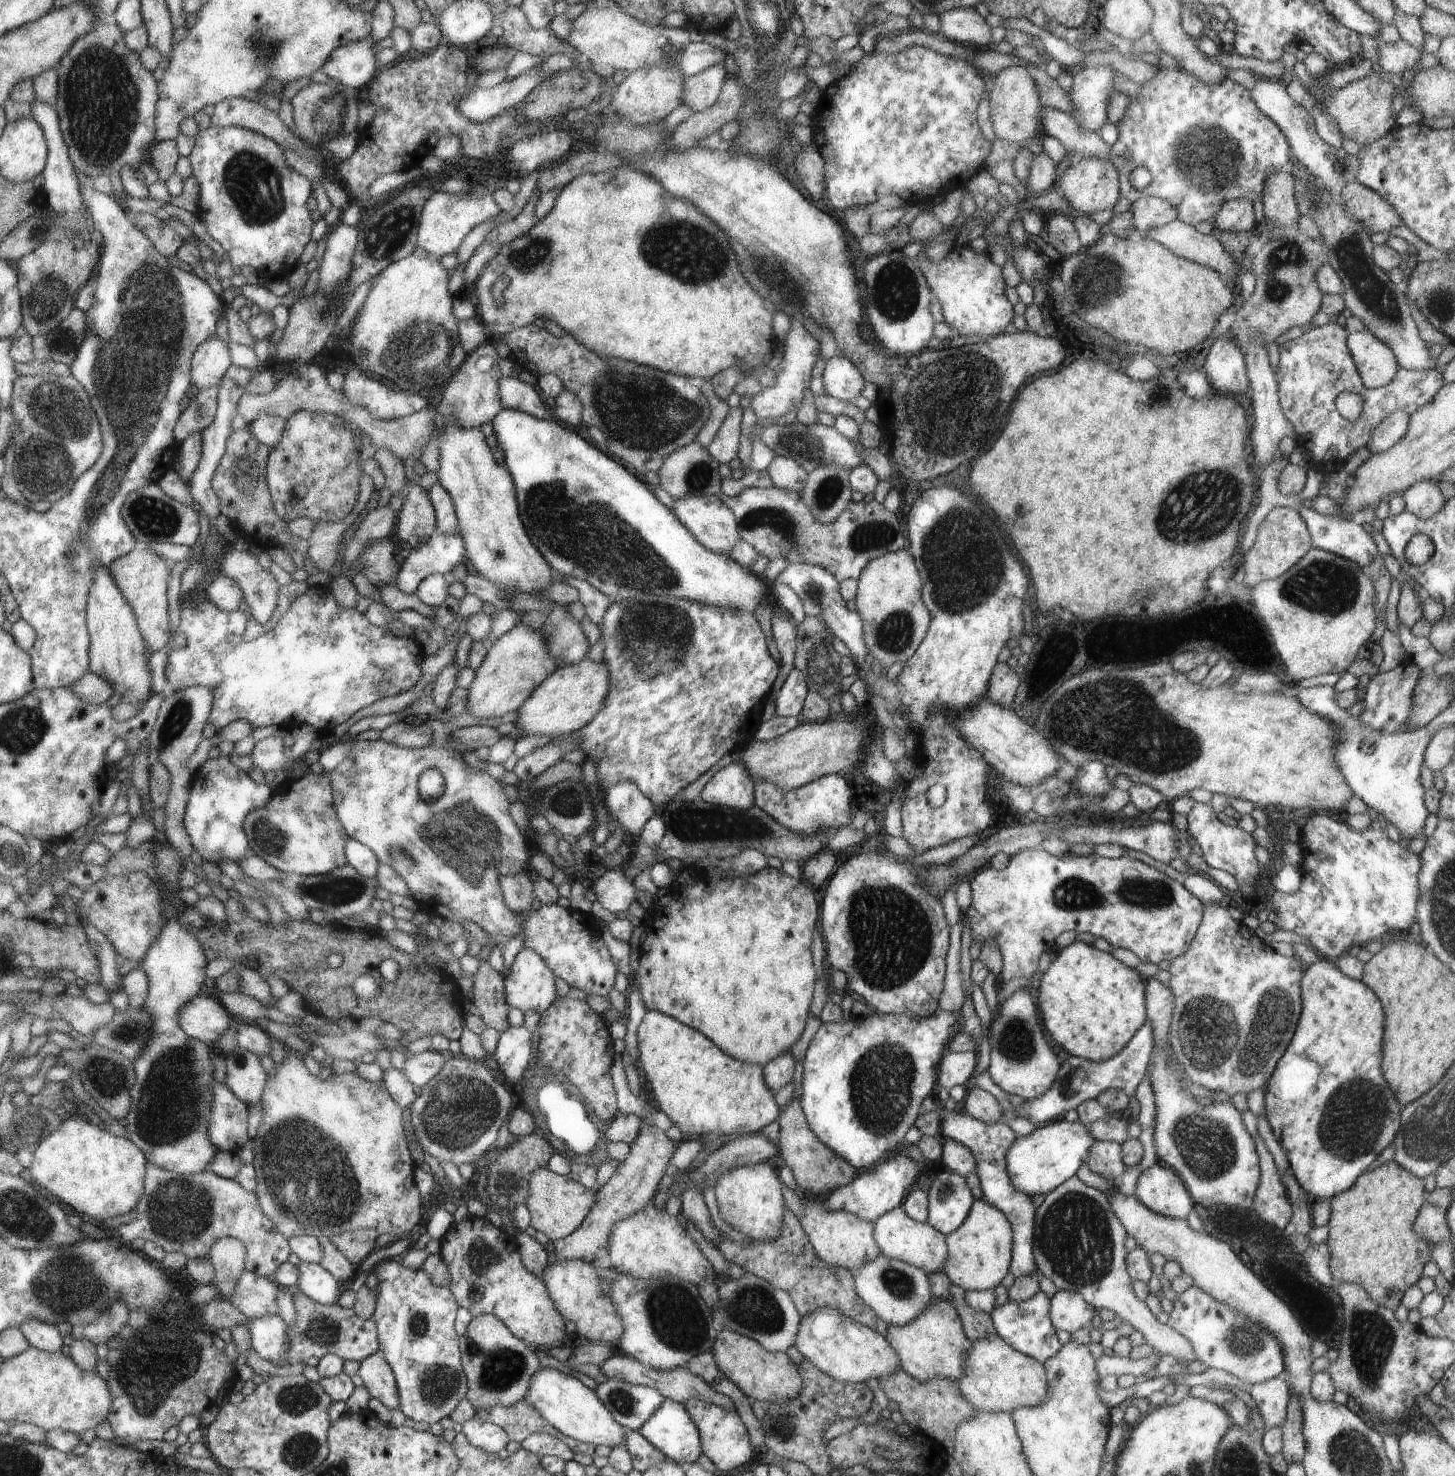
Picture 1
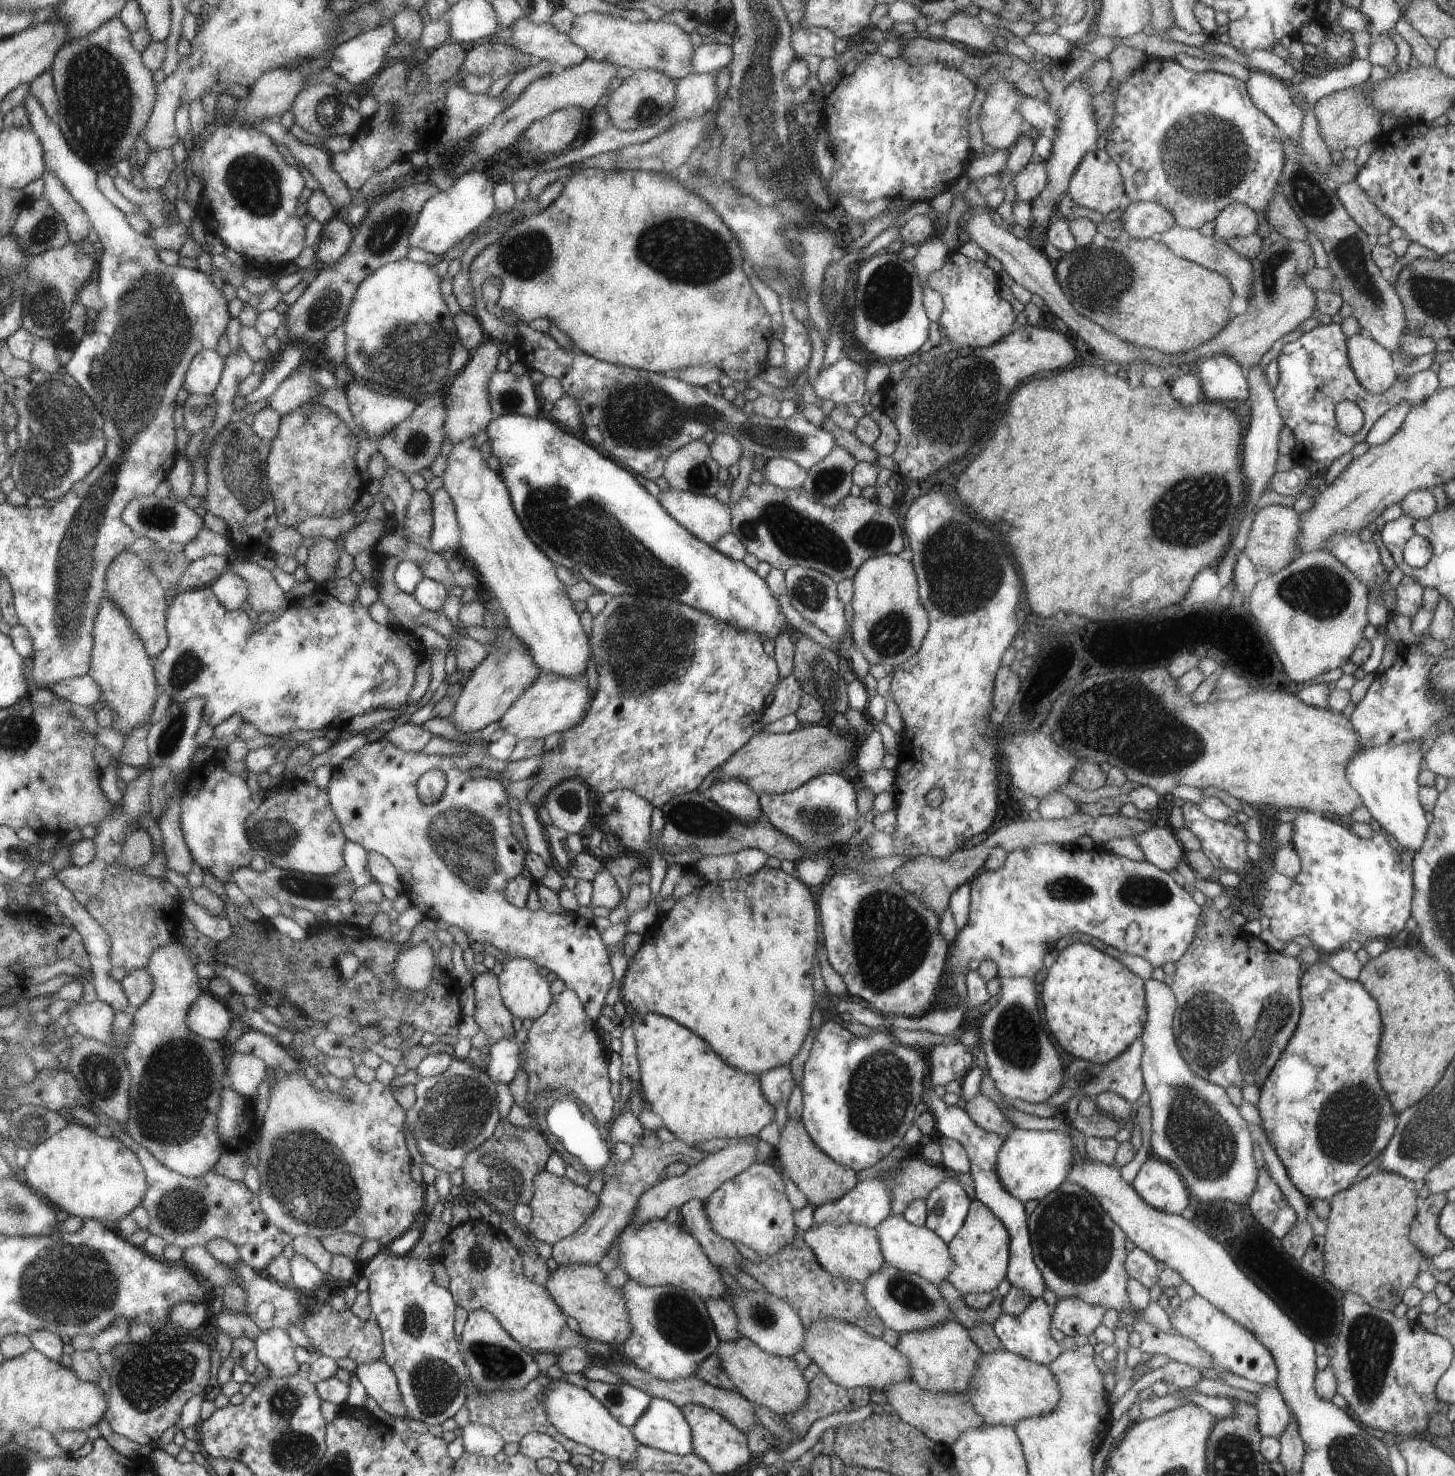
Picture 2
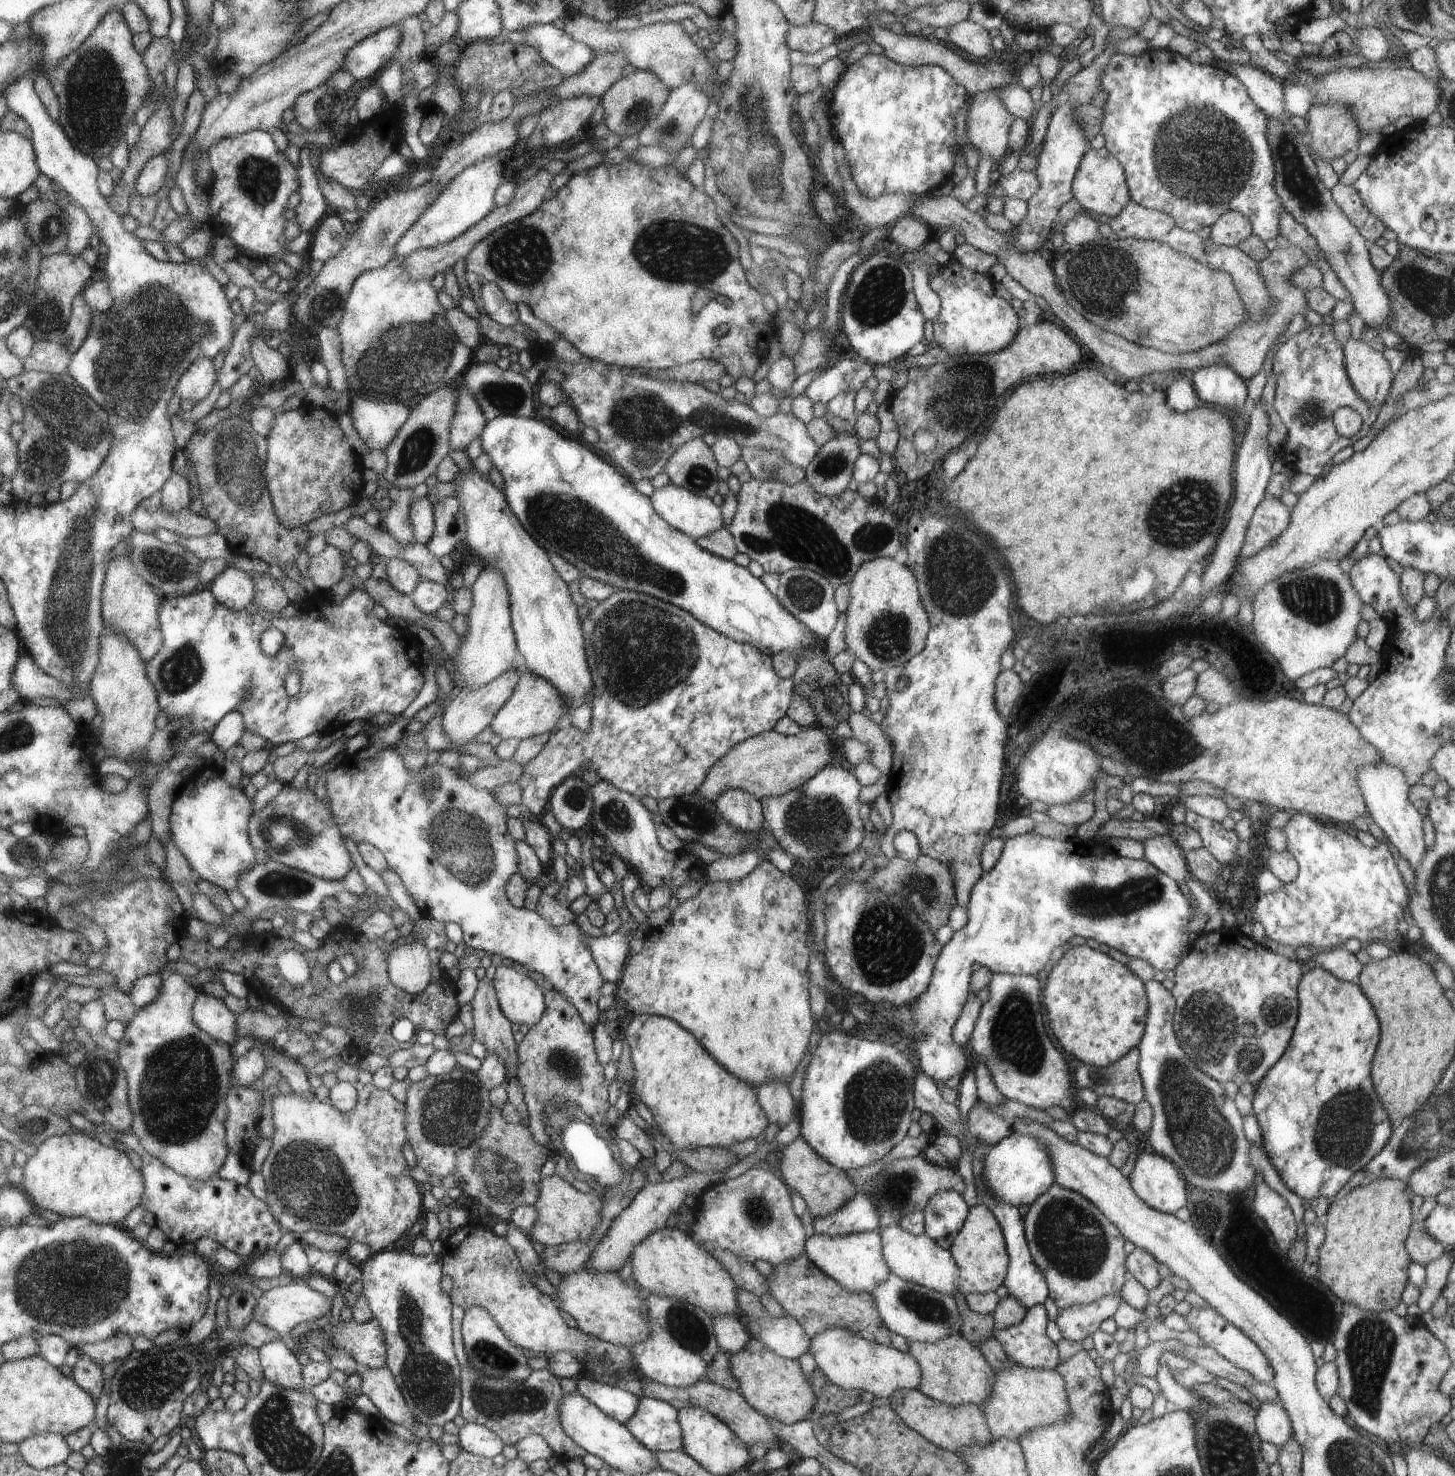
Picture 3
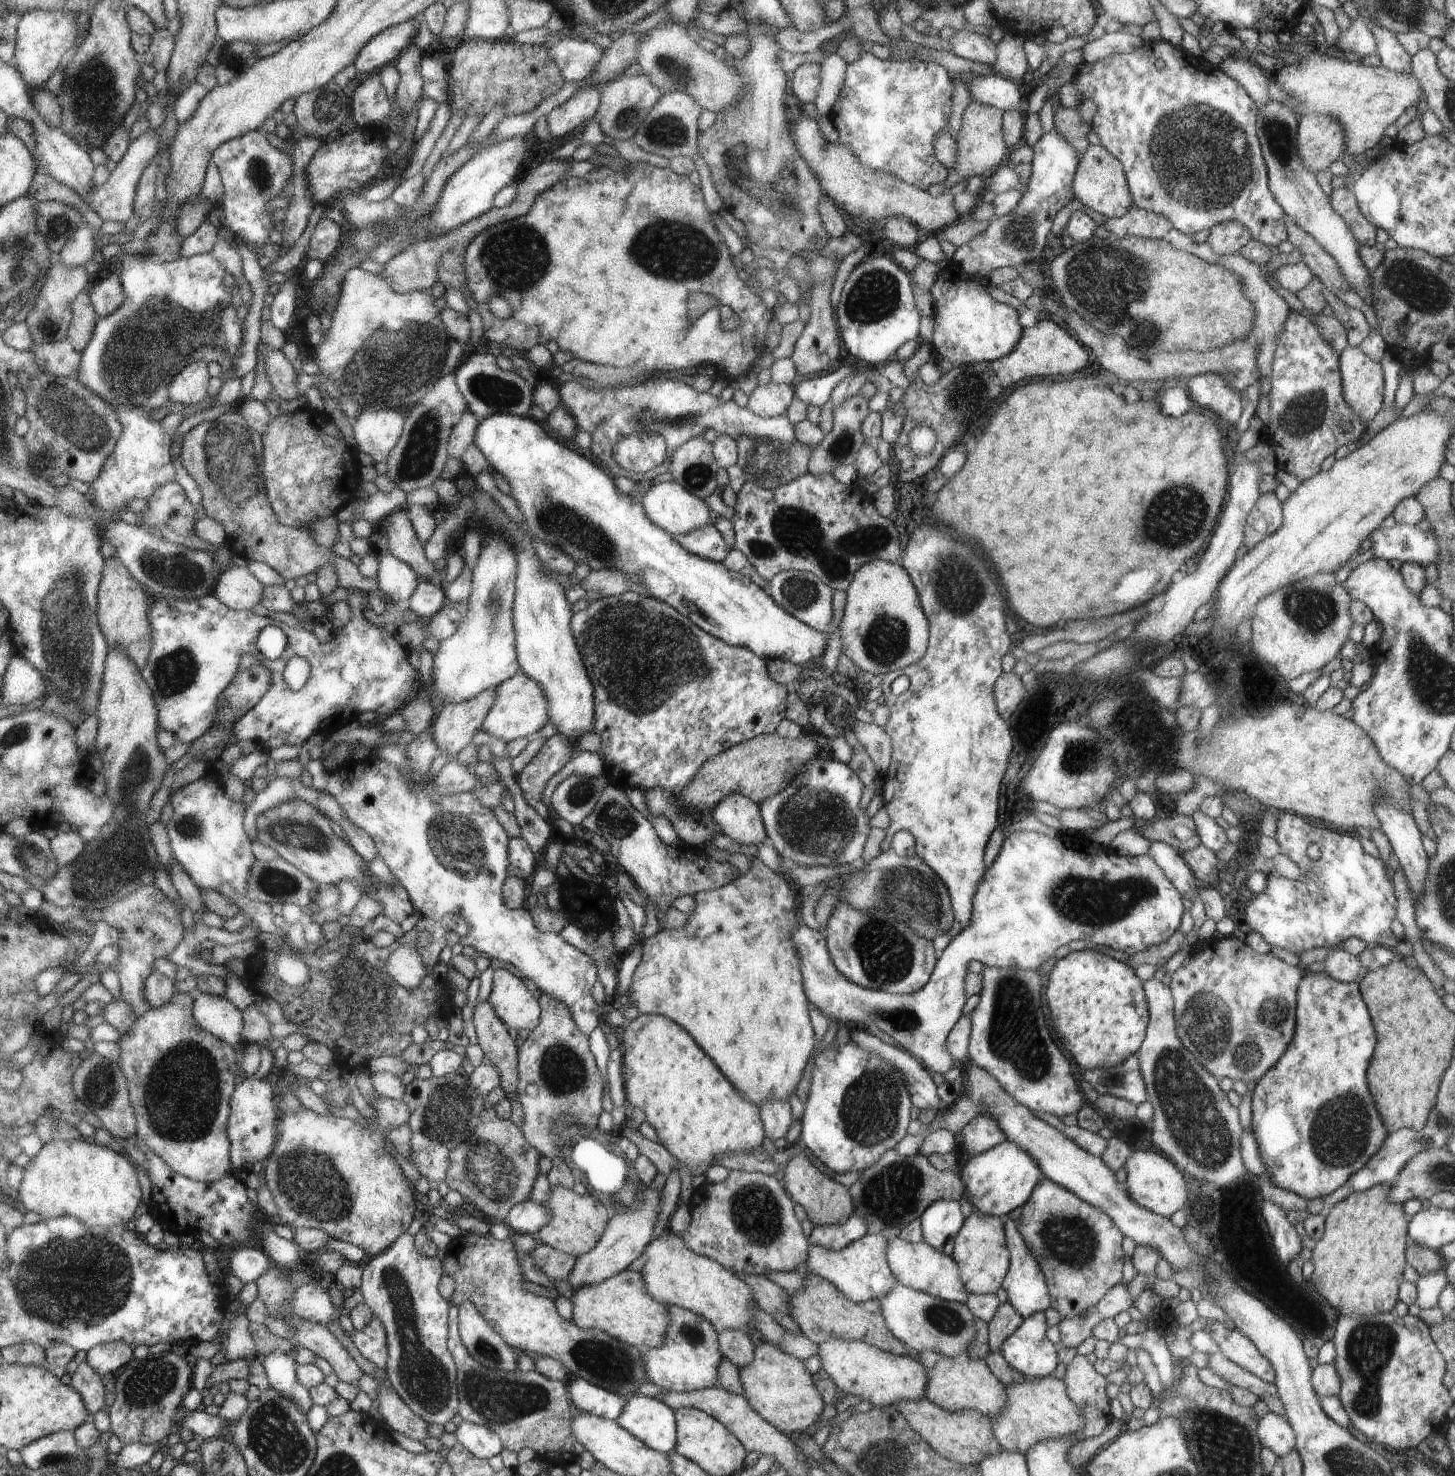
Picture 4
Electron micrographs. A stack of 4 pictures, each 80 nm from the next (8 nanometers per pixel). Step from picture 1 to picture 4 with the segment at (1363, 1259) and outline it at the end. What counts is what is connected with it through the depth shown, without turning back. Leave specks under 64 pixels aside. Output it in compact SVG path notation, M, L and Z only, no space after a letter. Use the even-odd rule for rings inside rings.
M1391 1183L1376 1184L1364 1192L1352 1192L1325 1218L1325 1232L1312 1251L1314 1272L1308 1279L1314 1290L1340 1315L1369 1316L1393 1312L1404 1279L1408 1224L1404 1204L1388 1200Z

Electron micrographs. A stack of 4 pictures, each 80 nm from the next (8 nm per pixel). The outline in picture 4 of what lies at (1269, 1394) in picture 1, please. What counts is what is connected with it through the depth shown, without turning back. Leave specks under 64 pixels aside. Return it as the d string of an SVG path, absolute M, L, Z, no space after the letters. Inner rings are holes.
M1268 1412L1258 1420L1257 1436L1263 1448L1282 1458L1295 1448L1295 1433L1285 1416Z

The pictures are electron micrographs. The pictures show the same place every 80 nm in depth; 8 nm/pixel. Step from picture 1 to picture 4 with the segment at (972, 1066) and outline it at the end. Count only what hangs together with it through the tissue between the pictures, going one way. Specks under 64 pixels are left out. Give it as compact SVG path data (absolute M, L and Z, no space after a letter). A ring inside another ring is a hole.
M1018 830L1006 836L996 861L988 866L982 883L978 884L972 898L970 926L966 926L946 946L940 958L937 958L930 981L916 994L888 994L858 986L834 966L825 935L806 924L794 930L793 938L801 956L802 975L810 1004L840 1025L858 1024L868 1029L874 1024L878 1030L894 1038L900 1048L908 1051L930 1074L944 1075L959 1065L952 1058L950 1050L946 1050L946 1040L963 1016L968 998L964 986L967 968L972 960L996 968L1038 970L1044 962L1055 956L1061 946L1080 946L1085 942L1088 946L1100 944L1132 957L1150 946L1167 942L1180 927L1184 910L1182 894L1148 853L1134 857L1118 855L1115 851L1096 846L1088 837L1077 832L1066 832L1057 838L1050 838L1038 832Z

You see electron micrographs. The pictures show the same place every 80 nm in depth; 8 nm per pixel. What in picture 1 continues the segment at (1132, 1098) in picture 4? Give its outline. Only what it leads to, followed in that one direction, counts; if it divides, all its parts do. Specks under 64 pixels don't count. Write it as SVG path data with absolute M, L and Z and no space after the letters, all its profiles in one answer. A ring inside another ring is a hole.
M1146 1020L1134 1037L1130 1038L1130 1042L1109 1060L1093 1062L1079 1057L1068 1058L1060 1066L1058 1076L1056 1076L1054 1084L1050 1086L1050 1090L1037 1098L1025 1099L1021 1105L1015 1107L1015 1116L1022 1117L1039 1127L1063 1118L1067 1111L1077 1109L1086 1100L1099 1098L1102 1092L1109 1089L1122 1090L1128 1094L1129 1098L1132 1098L1136 1095L1138 1085L1146 1074L1152 1050L1154 1050L1154 1030L1152 1030L1150 1022Z

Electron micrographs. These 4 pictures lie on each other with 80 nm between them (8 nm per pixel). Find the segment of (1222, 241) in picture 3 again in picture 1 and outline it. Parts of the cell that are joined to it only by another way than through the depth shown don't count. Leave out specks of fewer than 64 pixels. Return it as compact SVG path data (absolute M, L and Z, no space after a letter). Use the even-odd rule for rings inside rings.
M1246 198L1228 200L1212 220L1214 226L1223 231L1254 231L1256 223L1253 203Z

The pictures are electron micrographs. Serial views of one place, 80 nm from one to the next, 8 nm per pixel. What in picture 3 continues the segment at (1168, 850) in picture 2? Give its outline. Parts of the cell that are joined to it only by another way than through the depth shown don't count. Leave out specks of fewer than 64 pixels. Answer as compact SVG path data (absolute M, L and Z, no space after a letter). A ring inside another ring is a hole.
M1158 834L1144 840L1143 860L1150 862L1160 872L1170 876L1178 885L1186 882L1188 868L1183 852L1170 836Z

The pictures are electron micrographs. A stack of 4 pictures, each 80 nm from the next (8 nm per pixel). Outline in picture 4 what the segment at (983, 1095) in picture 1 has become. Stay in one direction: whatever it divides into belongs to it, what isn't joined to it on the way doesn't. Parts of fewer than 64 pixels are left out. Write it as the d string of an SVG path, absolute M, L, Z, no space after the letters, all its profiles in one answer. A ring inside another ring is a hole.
M979 1114L974 1117L958 1135L960 1151L965 1157L983 1154L1006 1141L1000 1126L990 1116Z

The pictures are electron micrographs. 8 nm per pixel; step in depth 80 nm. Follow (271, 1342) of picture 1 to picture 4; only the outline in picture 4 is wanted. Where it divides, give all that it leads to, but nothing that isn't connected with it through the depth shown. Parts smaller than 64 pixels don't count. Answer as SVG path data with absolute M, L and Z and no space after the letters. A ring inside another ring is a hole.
M274 1350L263 1356L262 1366L269 1380L269 1388L278 1390L278 1394L284 1394L286 1398L292 1398L302 1408L302 1414L308 1414L313 1403L309 1390L298 1382L296 1376L295 1354L292 1352L278 1352Z

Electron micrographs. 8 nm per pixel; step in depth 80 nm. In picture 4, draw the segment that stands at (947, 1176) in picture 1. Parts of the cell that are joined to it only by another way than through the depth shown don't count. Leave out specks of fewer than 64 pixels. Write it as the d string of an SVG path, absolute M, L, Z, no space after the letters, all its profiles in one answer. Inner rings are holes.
M959 1199L936 1200L920 1216L923 1242L952 1255L955 1239L965 1222Z

